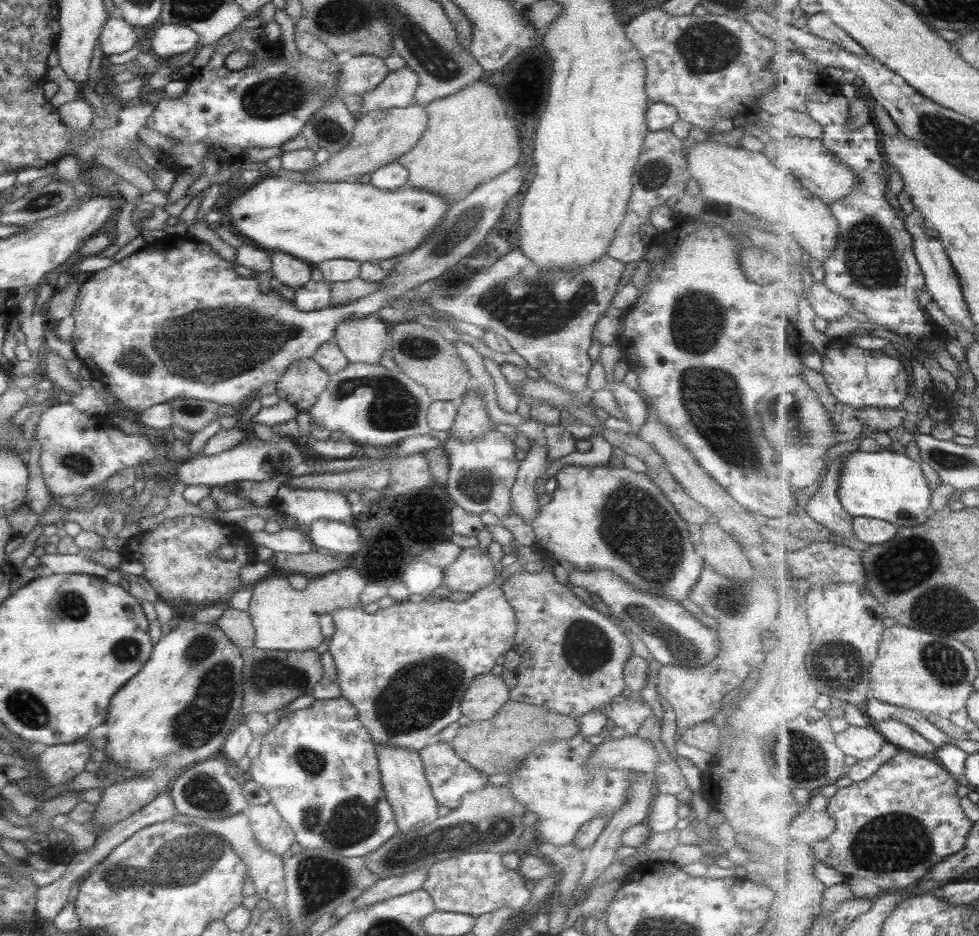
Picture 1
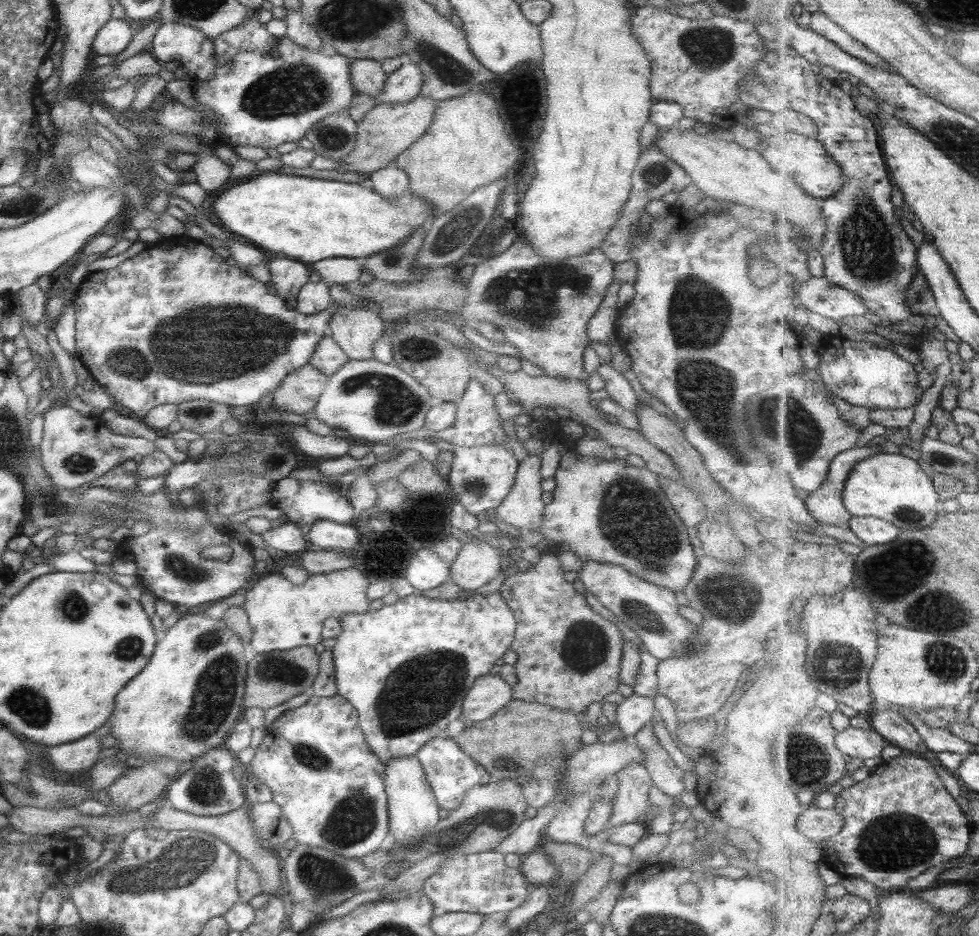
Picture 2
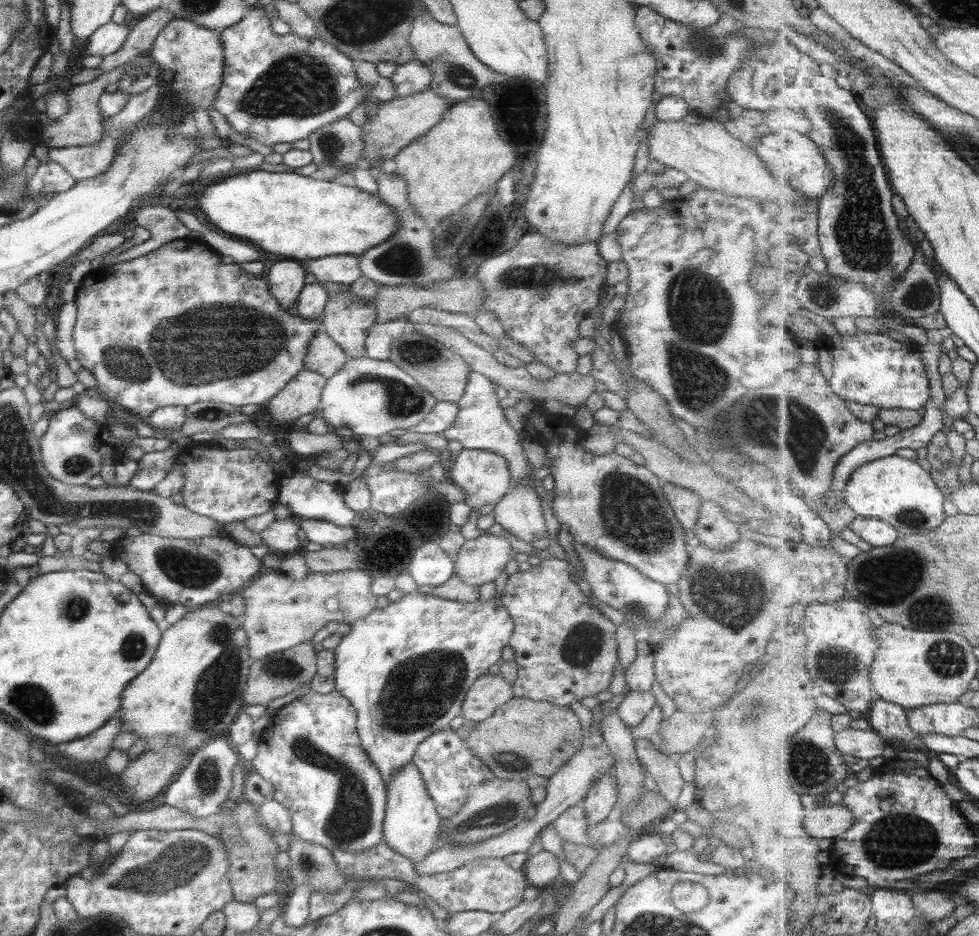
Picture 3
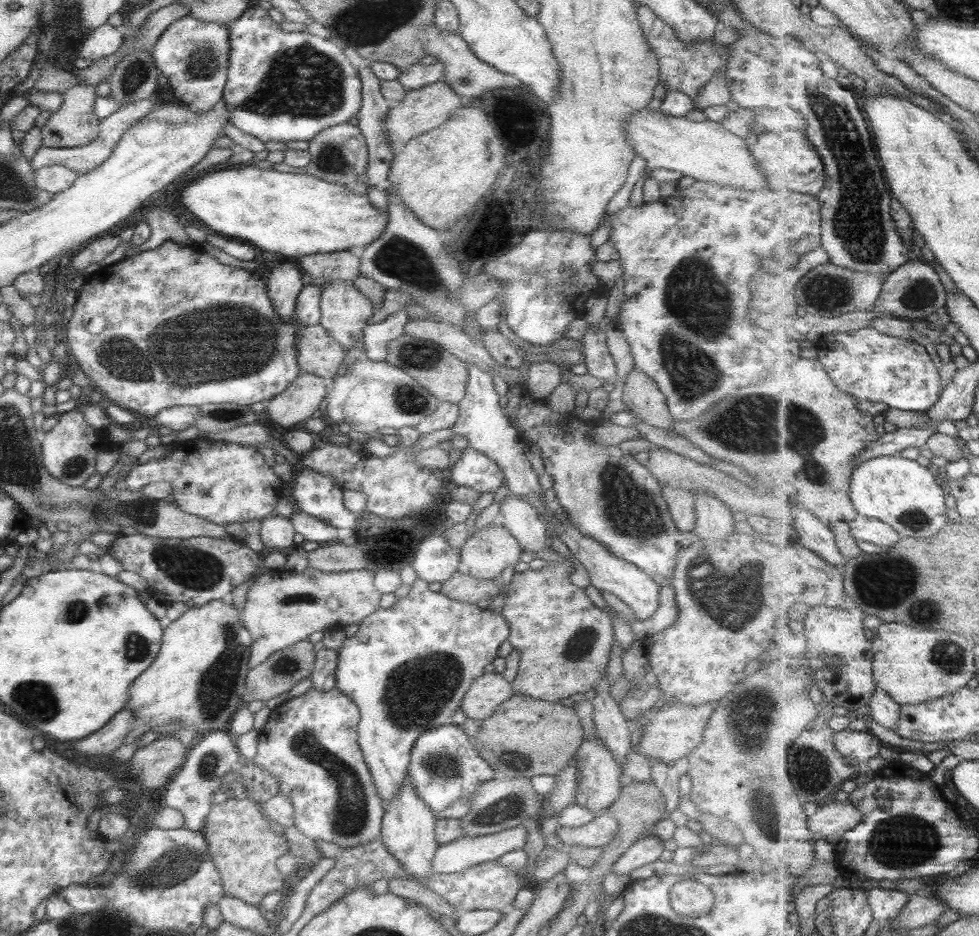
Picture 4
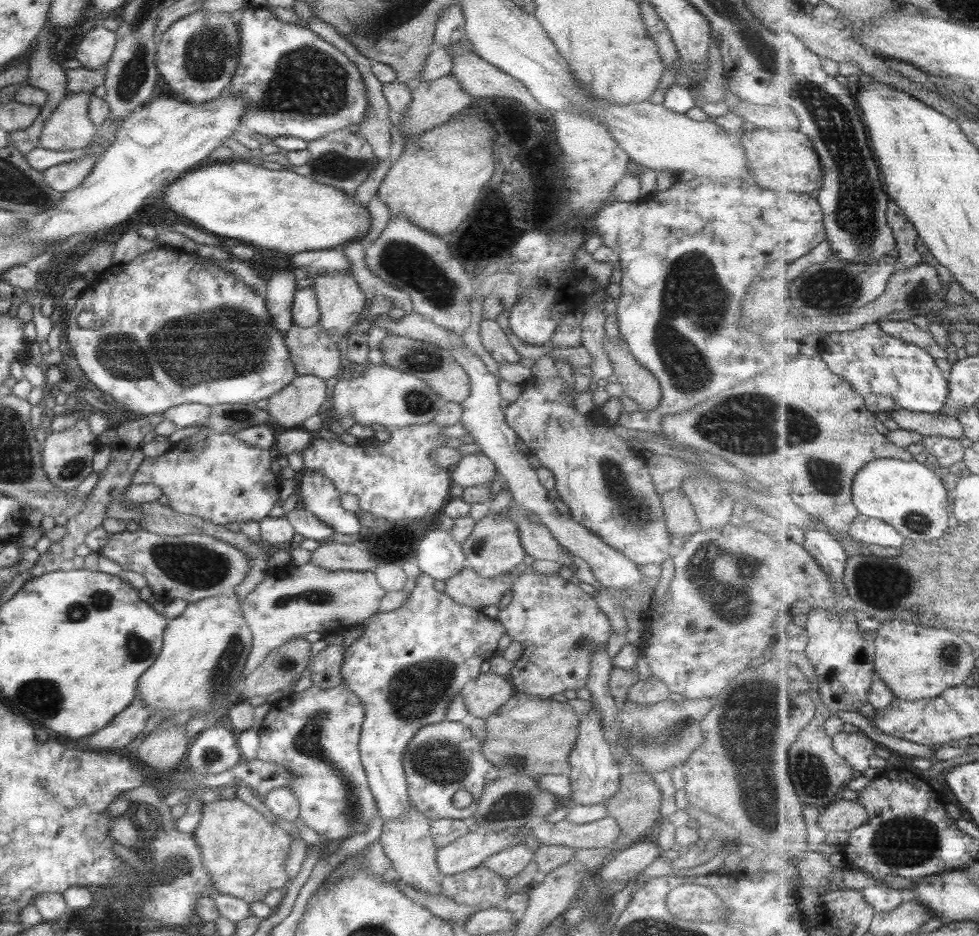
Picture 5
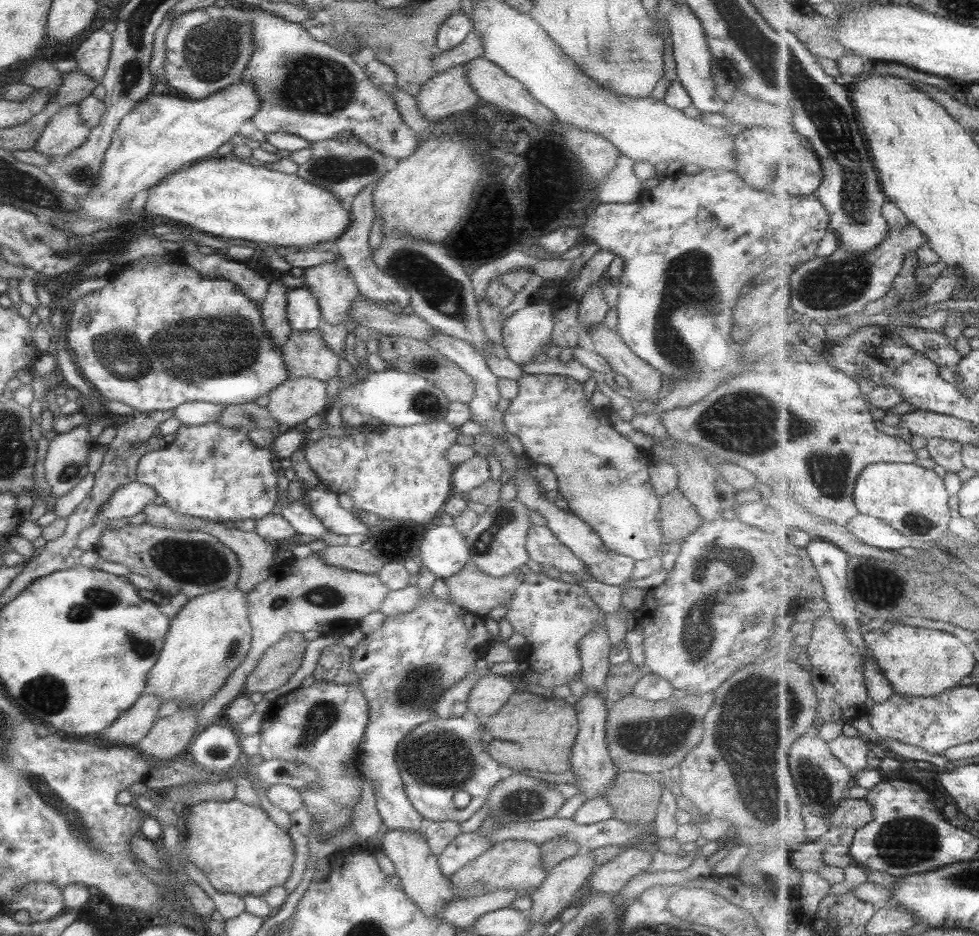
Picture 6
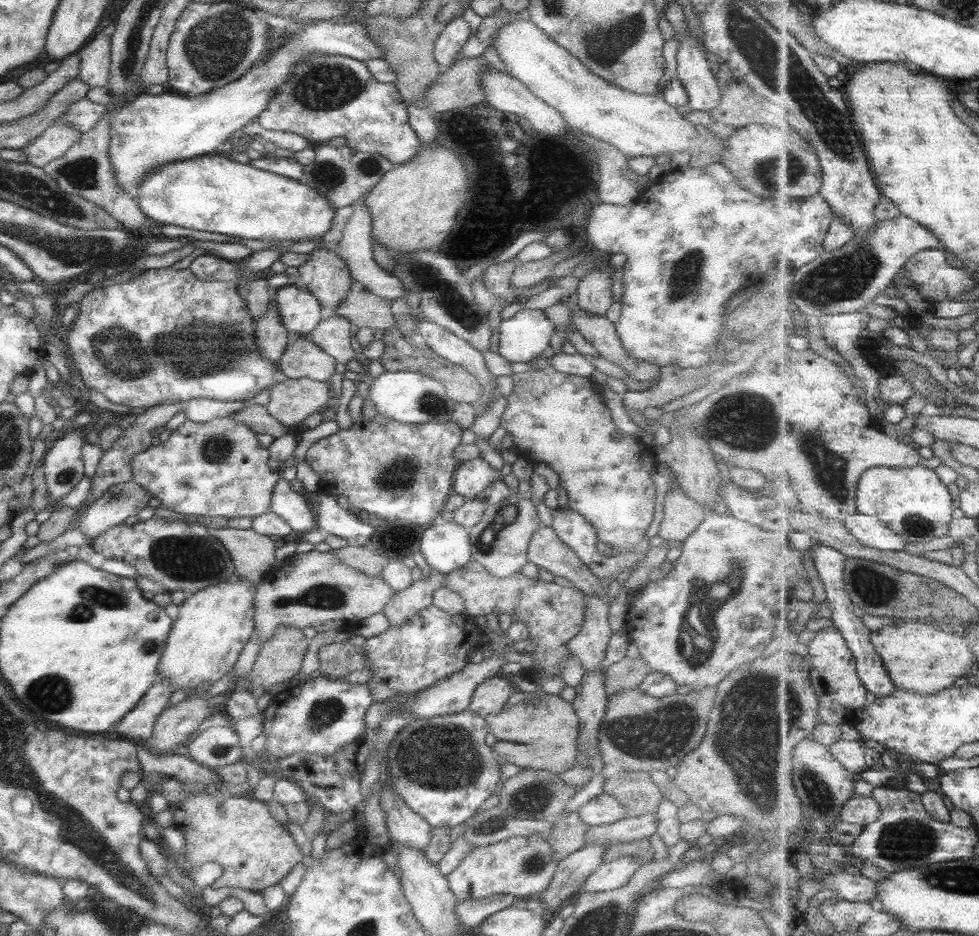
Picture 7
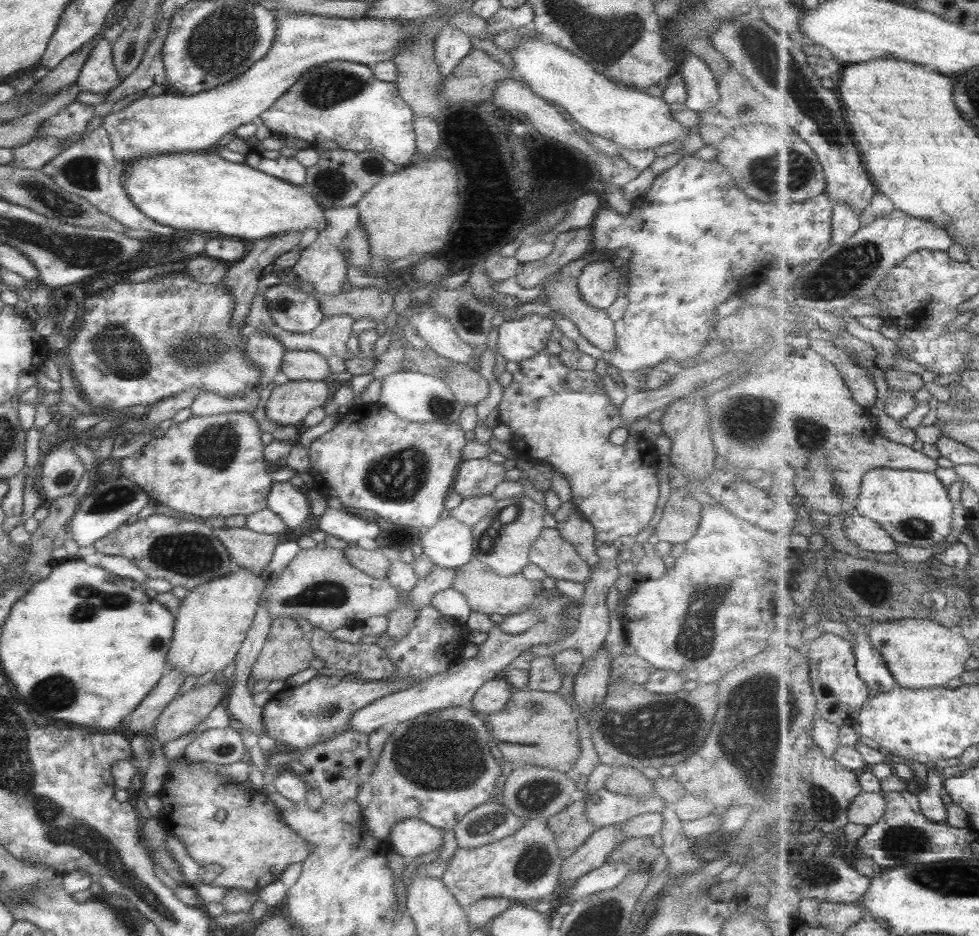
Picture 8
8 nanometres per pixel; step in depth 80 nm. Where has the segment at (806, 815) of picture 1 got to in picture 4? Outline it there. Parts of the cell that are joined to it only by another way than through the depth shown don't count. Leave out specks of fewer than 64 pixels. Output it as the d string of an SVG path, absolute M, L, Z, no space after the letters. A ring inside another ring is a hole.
M833 800L825 805L811 809L808 828L816 838L827 838L833 834L843 834L853 830L863 820L863 813L849 803Z

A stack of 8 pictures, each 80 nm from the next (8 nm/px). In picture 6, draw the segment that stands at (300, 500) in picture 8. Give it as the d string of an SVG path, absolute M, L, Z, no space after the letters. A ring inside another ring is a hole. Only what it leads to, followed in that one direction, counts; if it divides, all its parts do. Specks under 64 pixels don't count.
M275 465L275 475L277 475L276 489L277 503L280 504L279 516L289 523L293 530L303 536L313 536L313 538L326 537L329 531L315 518L309 511L307 505L302 503L289 503L287 501L286 489L288 488L288 480L284 478L284 470Z

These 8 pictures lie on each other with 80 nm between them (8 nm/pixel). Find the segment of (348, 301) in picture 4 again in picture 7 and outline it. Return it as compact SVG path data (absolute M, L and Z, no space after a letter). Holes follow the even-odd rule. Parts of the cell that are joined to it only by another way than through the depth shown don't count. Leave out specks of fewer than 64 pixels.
M317 247L307 254L306 262L297 267L299 285L321 303L325 315L333 315L338 304L354 286L351 275L335 250L327 252L325 249Z

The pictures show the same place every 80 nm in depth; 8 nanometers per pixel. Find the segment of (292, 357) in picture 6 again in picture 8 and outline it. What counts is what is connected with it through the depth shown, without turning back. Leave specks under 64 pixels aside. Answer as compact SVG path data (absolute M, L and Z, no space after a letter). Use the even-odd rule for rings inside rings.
M284 349L279 367L289 381L326 381L330 371L326 357L310 350Z

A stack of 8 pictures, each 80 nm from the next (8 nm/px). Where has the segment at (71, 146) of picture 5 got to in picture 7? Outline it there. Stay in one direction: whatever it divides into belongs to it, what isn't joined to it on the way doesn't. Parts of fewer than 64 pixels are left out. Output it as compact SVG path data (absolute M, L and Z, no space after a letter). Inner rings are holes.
M61 119L36 136L27 146L21 148L26 156L25 162L40 169L47 162L59 158L68 148L78 142L80 132L66 125Z

